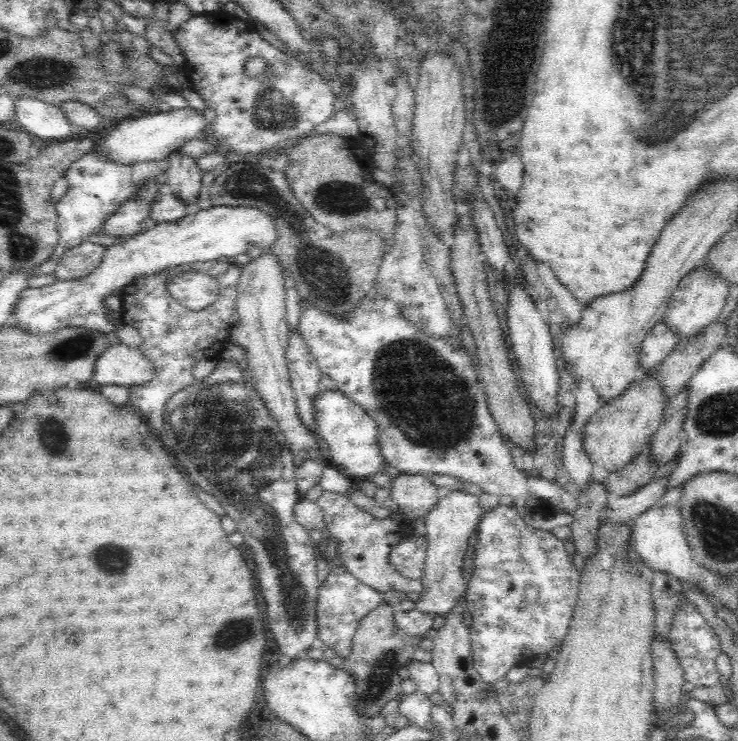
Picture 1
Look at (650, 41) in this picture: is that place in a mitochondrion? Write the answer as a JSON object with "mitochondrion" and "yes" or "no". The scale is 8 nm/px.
{"mitochondrion":"yes"}

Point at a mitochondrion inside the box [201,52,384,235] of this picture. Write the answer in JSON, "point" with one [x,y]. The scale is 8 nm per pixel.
{"point":[273,109]}

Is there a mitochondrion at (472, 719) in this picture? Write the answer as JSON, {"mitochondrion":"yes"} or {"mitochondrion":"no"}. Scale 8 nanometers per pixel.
{"mitochondrion":"no"}

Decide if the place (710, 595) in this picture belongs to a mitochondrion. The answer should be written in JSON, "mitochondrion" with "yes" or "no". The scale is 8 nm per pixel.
{"mitochondrion":"no"}

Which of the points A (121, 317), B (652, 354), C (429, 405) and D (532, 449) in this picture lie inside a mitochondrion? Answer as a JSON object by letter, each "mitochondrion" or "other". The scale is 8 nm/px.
{"A":"other","B":"other","C":"mitochondrion","D":"other"}

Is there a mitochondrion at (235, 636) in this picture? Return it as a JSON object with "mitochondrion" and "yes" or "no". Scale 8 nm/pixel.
{"mitochondrion":"yes"}

